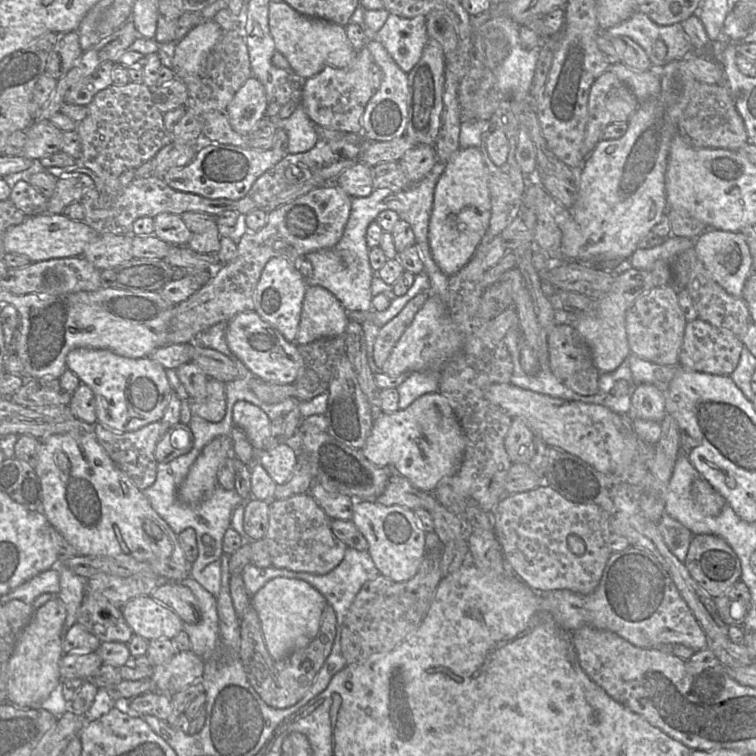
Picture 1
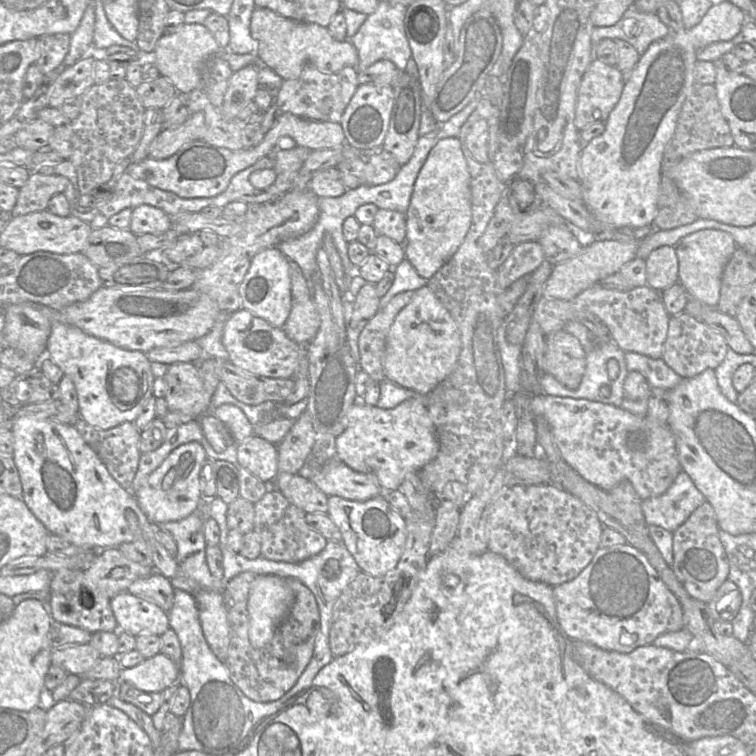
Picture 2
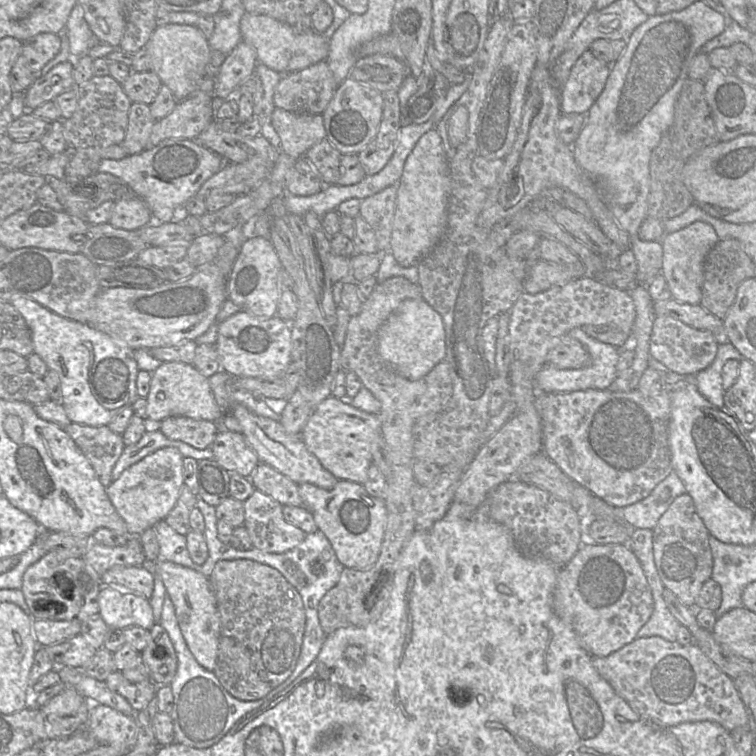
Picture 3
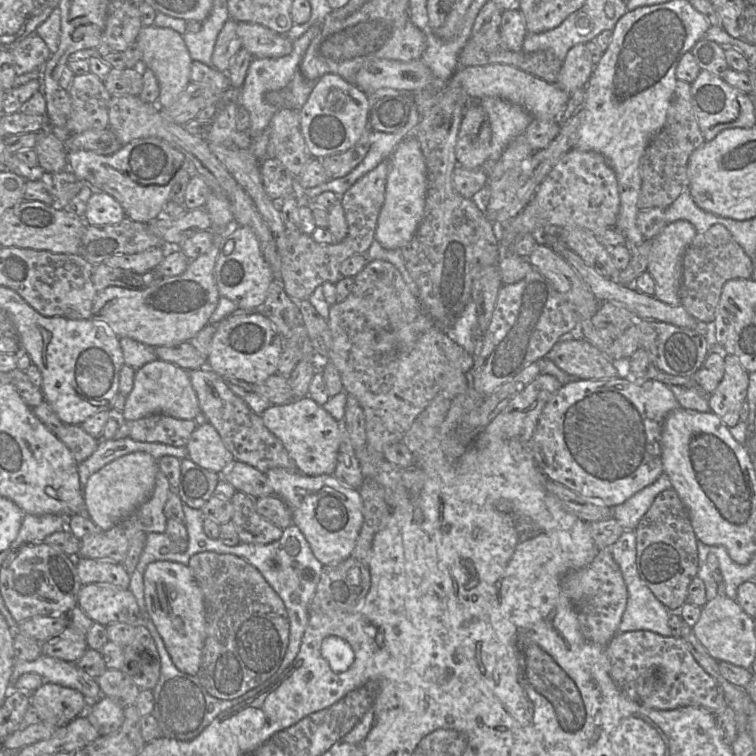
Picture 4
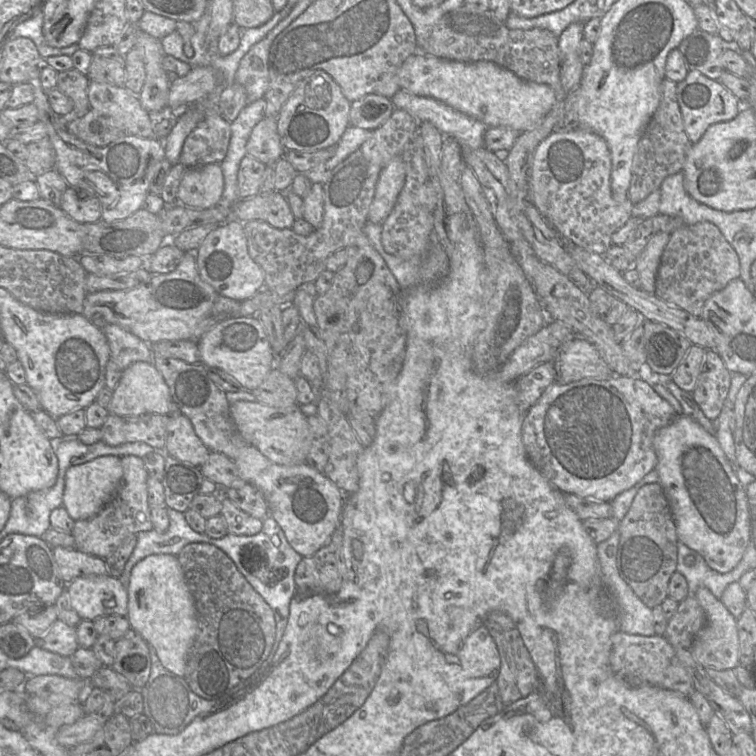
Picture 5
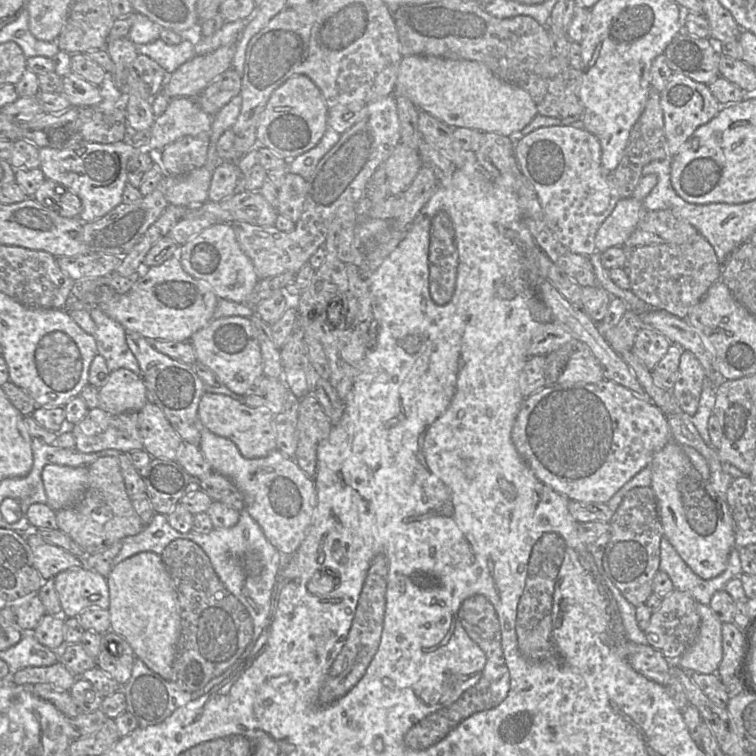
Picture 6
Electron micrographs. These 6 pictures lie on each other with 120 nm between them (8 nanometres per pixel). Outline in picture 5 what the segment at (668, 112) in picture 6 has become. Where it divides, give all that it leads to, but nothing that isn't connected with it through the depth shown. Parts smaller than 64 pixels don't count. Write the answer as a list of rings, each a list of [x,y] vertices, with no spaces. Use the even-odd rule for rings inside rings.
[[[689,71],[686,78],[677,83],[676,93],[685,132],[693,144],[701,139],[710,125],[732,120],[743,104],[746,104],[742,103],[719,80],[708,78],[699,71]]]

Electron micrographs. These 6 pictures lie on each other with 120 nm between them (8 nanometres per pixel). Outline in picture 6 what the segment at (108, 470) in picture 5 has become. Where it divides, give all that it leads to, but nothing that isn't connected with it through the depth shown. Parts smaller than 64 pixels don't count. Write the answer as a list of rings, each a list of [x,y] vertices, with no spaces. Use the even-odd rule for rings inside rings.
[[[49,464],[41,472],[47,502],[53,510],[72,507],[84,496],[89,482],[88,466]]]

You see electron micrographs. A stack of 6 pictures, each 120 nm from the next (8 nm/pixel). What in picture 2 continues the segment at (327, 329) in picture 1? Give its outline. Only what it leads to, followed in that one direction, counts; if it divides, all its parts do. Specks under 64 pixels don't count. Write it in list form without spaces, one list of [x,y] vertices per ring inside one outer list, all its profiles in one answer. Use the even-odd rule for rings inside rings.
[[[312,298],[293,303],[291,312],[283,326],[287,336],[302,344],[313,339],[320,327],[320,316]]]

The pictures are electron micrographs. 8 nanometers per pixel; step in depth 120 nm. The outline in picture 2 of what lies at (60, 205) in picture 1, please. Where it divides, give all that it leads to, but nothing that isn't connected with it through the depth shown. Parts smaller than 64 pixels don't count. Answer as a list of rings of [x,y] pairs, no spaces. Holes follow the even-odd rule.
[[[31,172],[27,182],[19,188],[19,195],[11,211],[13,217],[47,210],[50,199],[63,193],[69,179],[61,175],[42,175]]]

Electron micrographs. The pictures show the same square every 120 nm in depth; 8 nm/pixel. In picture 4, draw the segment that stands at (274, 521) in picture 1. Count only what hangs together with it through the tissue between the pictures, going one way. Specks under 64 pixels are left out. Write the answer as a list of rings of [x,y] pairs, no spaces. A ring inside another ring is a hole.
[[[237,491],[230,499],[232,521],[241,543],[269,544],[279,540],[283,529],[263,518],[256,510],[255,498]]]

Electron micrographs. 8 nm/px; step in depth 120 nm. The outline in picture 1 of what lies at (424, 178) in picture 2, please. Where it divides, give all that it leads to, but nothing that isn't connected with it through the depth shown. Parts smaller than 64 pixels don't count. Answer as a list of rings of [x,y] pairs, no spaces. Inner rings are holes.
[[[474,147],[460,148],[444,163],[443,172],[437,180],[428,227],[428,243],[433,260],[444,274],[455,274],[470,260],[481,244],[490,216],[491,200],[483,154]]]

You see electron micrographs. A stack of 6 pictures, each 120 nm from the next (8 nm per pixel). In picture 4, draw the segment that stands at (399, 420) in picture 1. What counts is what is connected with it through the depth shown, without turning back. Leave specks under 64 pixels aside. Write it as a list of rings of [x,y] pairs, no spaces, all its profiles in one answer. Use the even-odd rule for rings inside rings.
[[[306,396],[283,405],[271,405],[261,414],[265,426],[283,443],[300,473],[333,475],[340,445],[348,437],[342,421],[335,420],[323,405]]]

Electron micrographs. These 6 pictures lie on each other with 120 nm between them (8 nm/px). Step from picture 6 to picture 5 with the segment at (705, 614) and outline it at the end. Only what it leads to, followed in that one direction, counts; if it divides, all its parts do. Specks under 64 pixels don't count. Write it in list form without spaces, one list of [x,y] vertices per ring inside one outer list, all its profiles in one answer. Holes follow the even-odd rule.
[[[707,588],[697,589],[694,598],[706,614],[706,625],[692,642],[693,658],[705,668],[715,670],[733,670],[739,664],[739,640],[737,618],[735,618],[720,599],[716,598]]]

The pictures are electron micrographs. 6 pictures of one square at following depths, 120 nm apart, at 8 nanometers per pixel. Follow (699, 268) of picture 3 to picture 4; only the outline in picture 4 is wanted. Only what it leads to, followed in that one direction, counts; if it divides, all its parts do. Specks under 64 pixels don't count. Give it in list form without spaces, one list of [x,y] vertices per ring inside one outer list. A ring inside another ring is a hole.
[[[688,221],[668,224],[651,241],[647,272],[655,281],[653,296],[672,305],[680,305],[682,258],[698,231]]]

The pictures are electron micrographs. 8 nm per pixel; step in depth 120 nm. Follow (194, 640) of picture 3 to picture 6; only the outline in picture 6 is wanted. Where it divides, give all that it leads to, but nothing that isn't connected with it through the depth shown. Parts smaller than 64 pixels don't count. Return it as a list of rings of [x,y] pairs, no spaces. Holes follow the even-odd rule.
[[[152,552],[135,554],[114,565],[106,578],[111,631],[125,638],[135,656],[149,669],[170,680],[180,633],[180,616],[175,589],[161,556]]]

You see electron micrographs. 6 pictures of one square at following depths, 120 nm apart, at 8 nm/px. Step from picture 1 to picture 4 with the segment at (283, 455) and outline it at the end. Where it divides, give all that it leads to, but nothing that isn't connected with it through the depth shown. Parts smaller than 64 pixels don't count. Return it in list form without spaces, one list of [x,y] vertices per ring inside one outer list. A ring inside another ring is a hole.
[[[205,421],[198,422],[185,446],[187,457],[205,469],[220,473],[235,459],[214,426]]]

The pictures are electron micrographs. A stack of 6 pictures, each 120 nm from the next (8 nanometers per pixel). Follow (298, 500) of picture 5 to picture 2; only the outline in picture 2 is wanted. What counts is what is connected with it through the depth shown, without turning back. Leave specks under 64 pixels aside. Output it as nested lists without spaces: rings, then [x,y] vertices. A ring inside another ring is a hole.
[[[328,496],[327,515],[339,528],[341,543],[351,553],[363,573],[383,577],[396,568],[407,538],[406,521],[383,496],[366,501]]]

